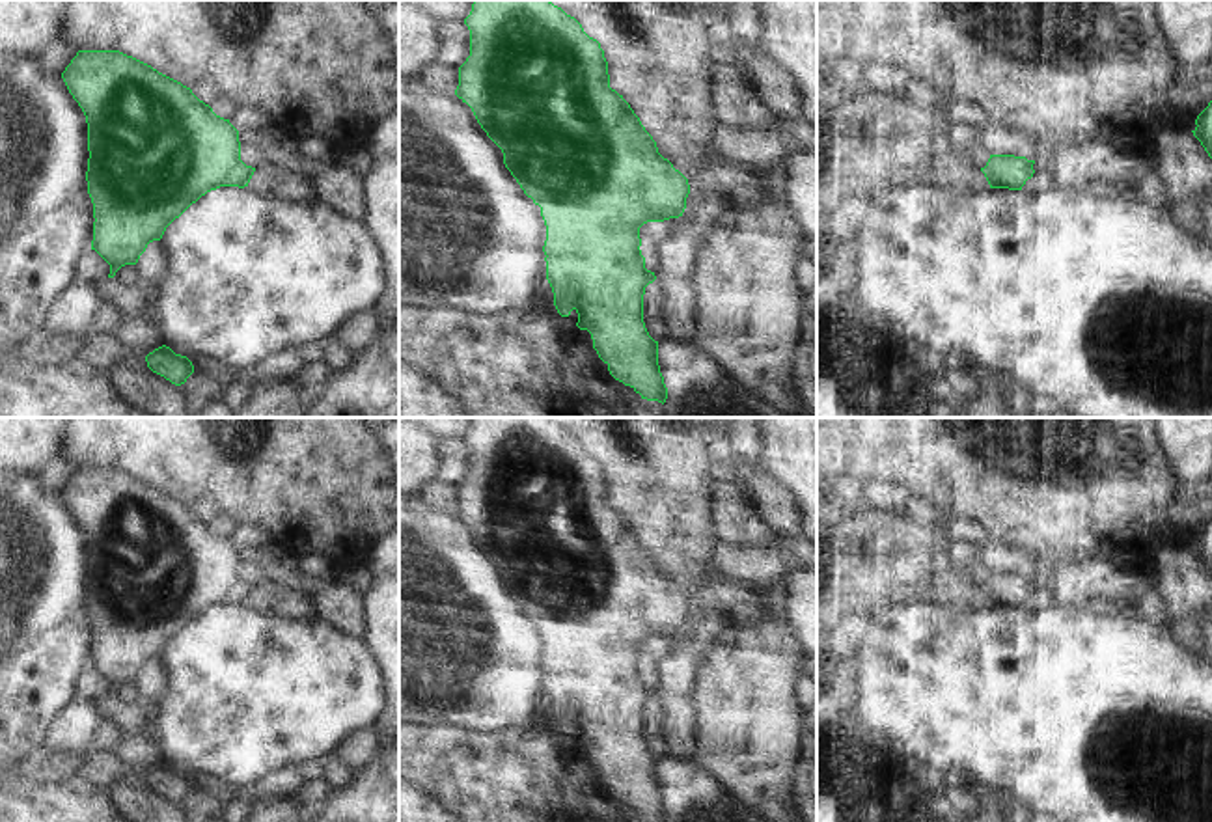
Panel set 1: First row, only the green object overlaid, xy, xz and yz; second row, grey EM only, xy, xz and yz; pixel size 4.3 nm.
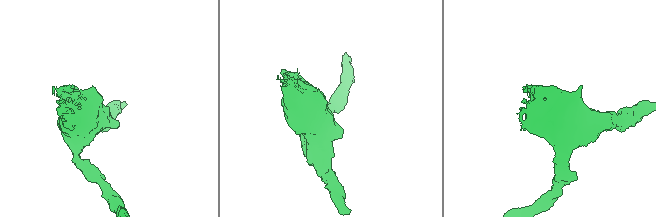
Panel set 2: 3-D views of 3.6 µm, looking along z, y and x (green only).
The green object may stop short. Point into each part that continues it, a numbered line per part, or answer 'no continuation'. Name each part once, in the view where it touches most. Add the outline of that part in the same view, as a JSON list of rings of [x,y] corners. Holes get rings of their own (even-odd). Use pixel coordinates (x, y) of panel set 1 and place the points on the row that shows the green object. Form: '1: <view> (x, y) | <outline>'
no continuation

